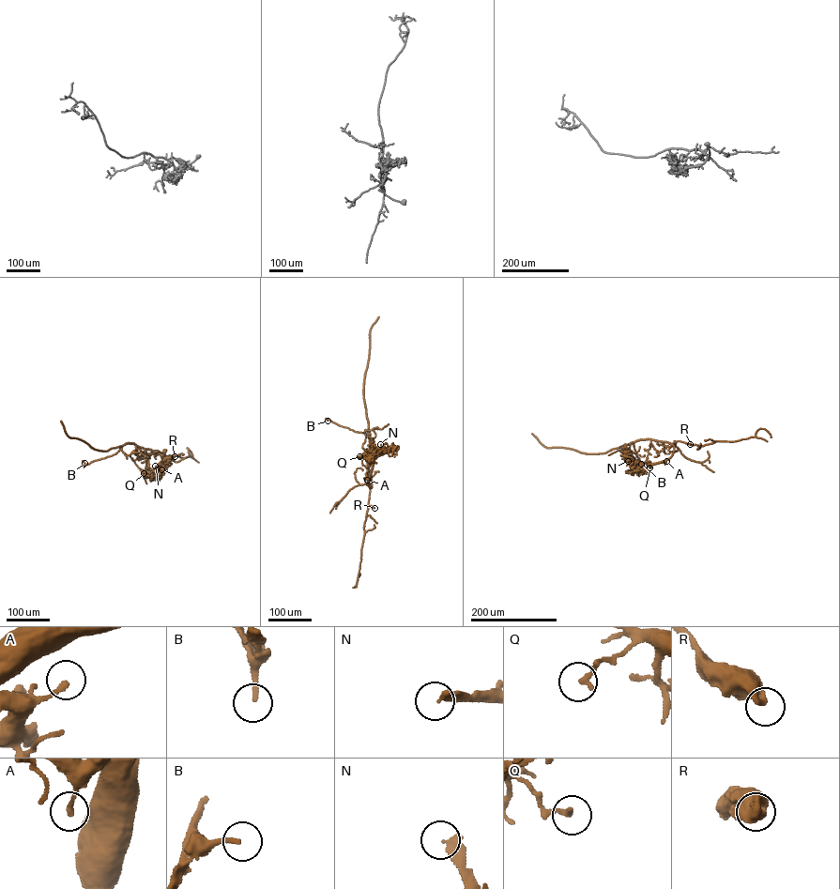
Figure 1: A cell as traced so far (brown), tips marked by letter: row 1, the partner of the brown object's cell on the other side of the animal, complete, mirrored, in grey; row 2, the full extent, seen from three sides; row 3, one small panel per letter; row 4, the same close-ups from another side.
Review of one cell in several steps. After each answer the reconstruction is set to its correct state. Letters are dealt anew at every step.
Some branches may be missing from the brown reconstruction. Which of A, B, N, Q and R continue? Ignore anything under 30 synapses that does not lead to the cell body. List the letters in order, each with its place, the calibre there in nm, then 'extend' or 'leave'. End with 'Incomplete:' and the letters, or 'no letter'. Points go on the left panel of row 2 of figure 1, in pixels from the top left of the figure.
A: at (161, 469); 200 nm thick; leave
B: at (84, 463); 180 nm thick; leave
N: at (155, 466); 320 nm thick; extend
Q: at (144, 473); 200 nm thick; leave
R: at (175, 456); 440 nm thick; leave
Incomplete: N

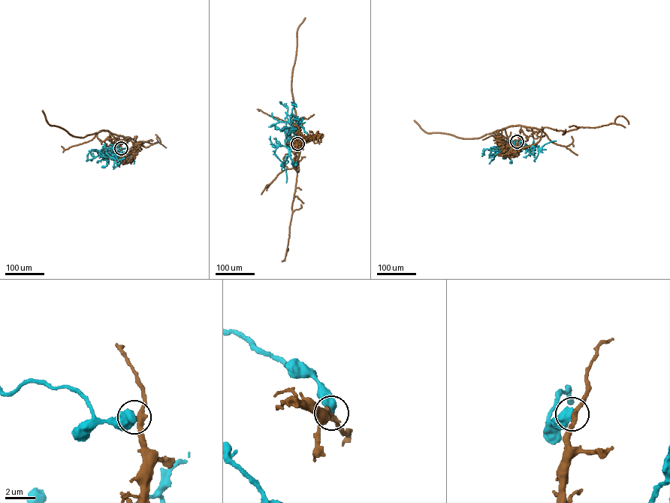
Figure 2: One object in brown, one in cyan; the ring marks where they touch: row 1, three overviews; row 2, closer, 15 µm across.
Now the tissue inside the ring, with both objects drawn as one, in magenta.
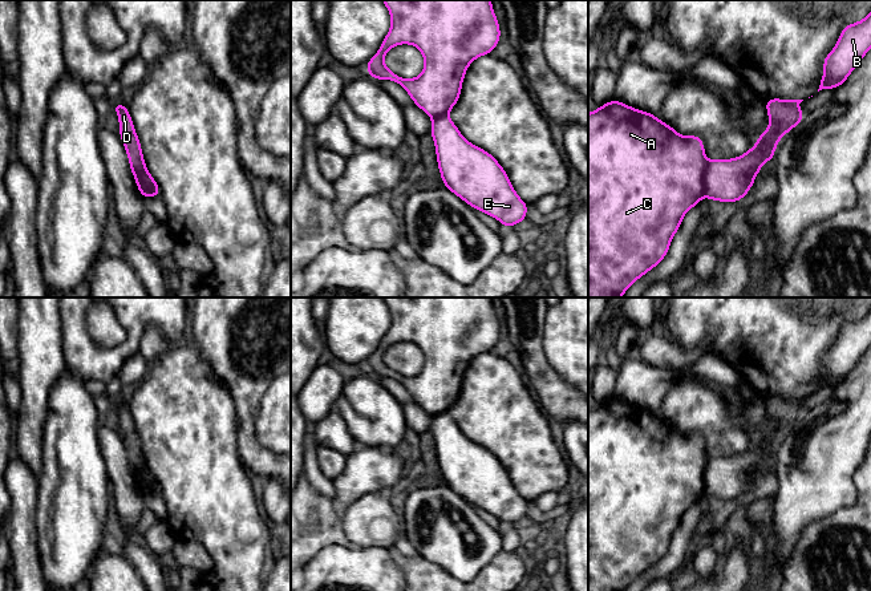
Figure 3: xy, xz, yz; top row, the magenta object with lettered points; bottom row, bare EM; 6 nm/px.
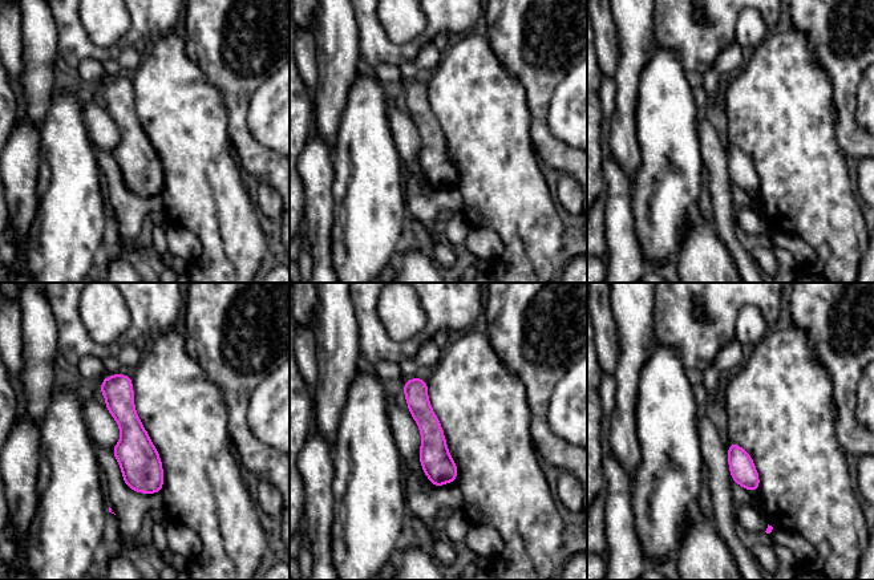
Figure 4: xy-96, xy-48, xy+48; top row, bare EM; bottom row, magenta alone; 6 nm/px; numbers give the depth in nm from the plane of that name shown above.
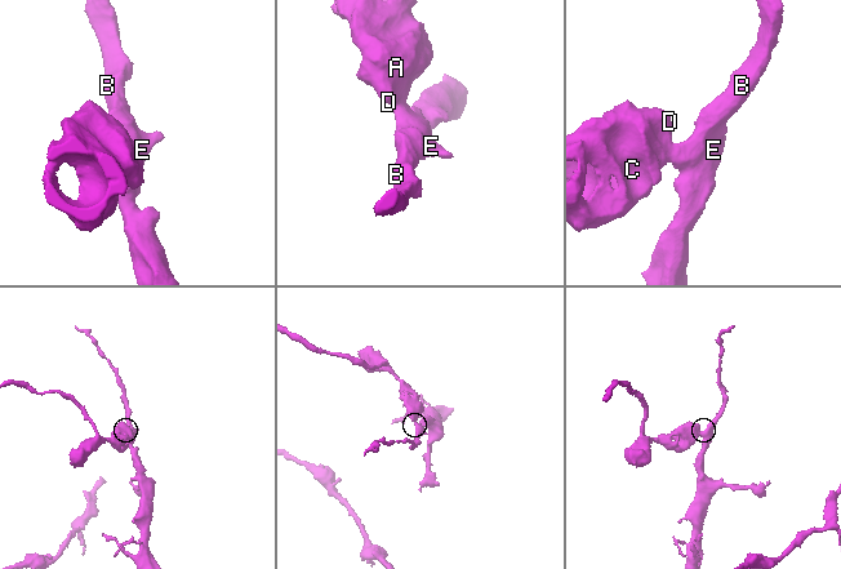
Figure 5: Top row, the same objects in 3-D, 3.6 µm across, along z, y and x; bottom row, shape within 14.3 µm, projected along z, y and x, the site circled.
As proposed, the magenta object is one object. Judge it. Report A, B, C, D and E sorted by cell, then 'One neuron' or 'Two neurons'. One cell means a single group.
Groups: A C D / B E. Two neurons

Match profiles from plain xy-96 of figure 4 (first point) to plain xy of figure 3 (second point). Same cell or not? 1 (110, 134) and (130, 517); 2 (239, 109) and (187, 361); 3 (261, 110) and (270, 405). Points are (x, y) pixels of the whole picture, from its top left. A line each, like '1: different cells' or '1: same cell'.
1: same cell
2: different cells
3: same cell

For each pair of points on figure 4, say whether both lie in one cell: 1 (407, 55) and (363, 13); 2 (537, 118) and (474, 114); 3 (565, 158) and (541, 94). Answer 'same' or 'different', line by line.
1: same
2: different
3: same

